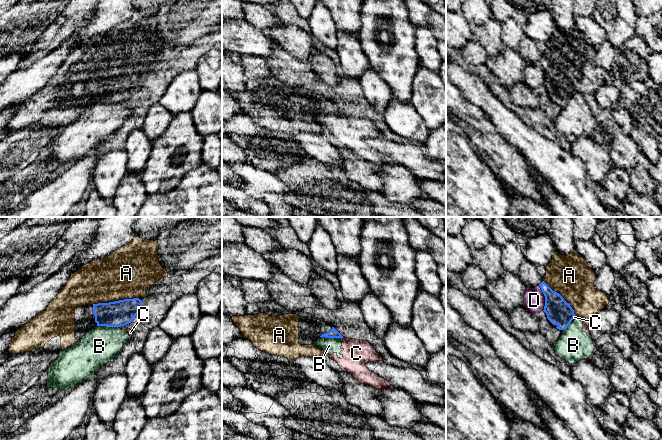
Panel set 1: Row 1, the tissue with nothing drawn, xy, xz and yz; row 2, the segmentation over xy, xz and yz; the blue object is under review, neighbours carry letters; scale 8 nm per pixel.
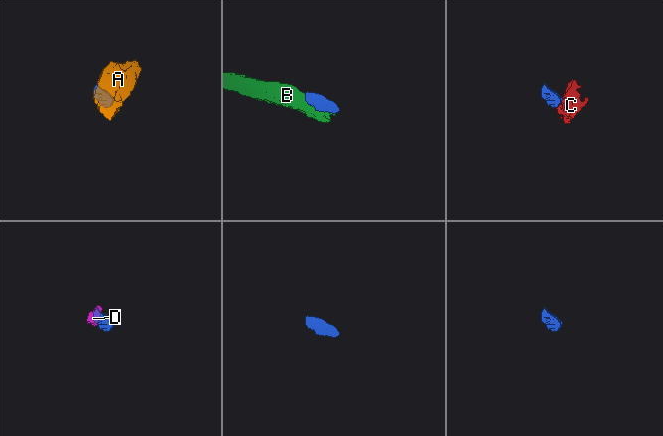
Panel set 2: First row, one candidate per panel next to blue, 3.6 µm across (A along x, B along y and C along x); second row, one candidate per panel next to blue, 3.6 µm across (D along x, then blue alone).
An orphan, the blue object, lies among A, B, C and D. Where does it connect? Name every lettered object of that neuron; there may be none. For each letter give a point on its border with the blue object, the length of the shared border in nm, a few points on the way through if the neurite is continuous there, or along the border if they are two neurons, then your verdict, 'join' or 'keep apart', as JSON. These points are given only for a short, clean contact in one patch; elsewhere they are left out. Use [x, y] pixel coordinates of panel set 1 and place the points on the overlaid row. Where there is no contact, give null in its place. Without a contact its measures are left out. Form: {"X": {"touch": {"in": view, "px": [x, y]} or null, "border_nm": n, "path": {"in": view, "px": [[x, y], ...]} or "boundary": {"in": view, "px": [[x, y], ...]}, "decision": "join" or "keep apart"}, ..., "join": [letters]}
{"A": {"touch": {"in": "xy", "px": [115, 301]}, "border_nm": 380, "decision": "join"}, "B": {"touch": {"in": "xz", "px": [331, 337]}, "border_nm": 180, "boundary": {"in": "xz", "px": [[320, 336], [339, 337], [341, 339]]}, "decision": "keep apart"}, "C": {"touch": {"in": "xy", "px": [120, 326]}, "border_nm": 60, "boundary": {"in": "xy", "px": [[123, 325], [117, 327]]}, "decision": "keep apart"}, "D": {"touch": {"in": "yz", "px": [545, 298]}, "border_nm": 220, "boundary": {"in": "yz", "px": [[538, 285], [544, 296], [543, 310]]}, "decision": "keep apart"}, "join": ["A"]}

